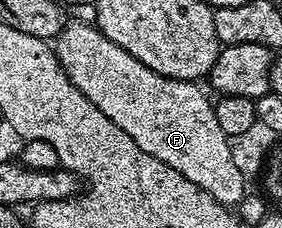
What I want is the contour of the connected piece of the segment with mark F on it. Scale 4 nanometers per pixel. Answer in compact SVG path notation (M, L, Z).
M72 20L56 38L55 48L59 63L66 71L72 84L92 101L93 105L104 113L119 129L127 133L139 148L150 156L157 157L163 164L169 165L192 181L210 196L230 207L237 207L247 194L249 183L244 179L233 155L231 155L229 136L217 122L212 100L198 88L192 80L165 77L155 70L142 65L141 61L129 54L119 45L109 41L99 28L90 22Z

